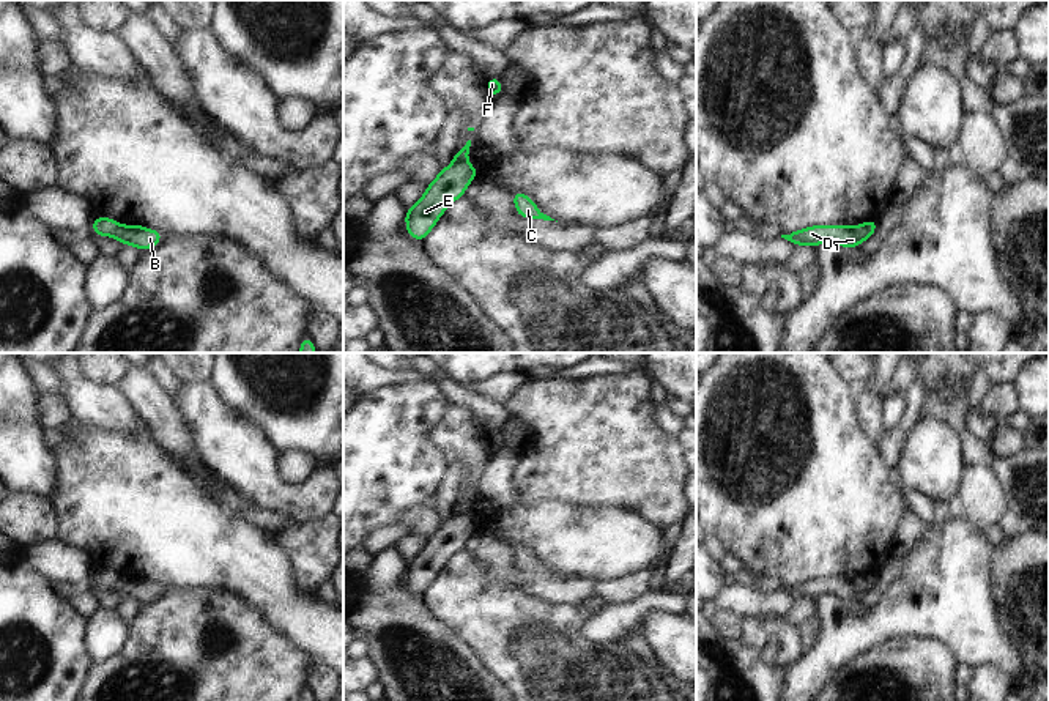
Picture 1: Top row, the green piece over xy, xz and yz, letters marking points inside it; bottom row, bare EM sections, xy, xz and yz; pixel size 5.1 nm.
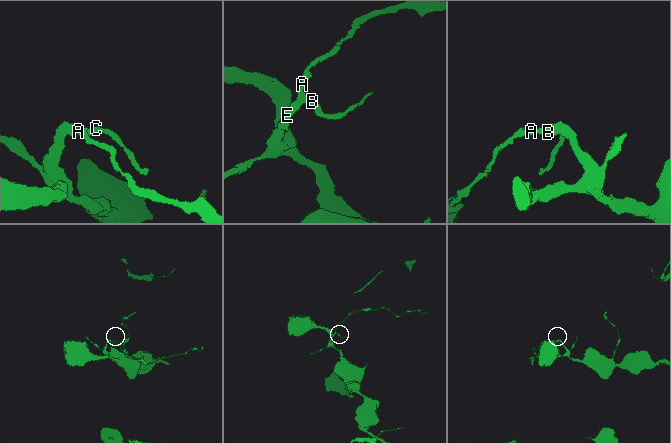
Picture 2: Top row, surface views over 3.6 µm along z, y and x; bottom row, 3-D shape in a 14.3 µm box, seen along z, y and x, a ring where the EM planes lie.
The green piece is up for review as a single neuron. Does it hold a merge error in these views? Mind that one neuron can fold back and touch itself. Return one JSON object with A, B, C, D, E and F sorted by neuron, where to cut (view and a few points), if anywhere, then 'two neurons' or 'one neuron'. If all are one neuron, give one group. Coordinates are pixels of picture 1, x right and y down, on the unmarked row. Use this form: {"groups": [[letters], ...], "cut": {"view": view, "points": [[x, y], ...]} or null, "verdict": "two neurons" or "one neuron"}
{"groups": [["A", "B", "C", "D", "F"], ["E"]], "cut": {"view": "xy", "points": [[118, 577], [112, 588]]}, "verdict": "two neurons"}

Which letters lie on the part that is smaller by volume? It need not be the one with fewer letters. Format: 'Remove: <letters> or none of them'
Remove: A, B, C, D, F

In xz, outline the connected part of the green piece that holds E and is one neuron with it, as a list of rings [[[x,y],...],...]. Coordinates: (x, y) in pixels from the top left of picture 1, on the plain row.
[[[452,515],[444,520],[425,547],[405,567],[406,584],[419,595],[432,584],[447,559],[465,550],[465,542],[476,531],[468,515]]]

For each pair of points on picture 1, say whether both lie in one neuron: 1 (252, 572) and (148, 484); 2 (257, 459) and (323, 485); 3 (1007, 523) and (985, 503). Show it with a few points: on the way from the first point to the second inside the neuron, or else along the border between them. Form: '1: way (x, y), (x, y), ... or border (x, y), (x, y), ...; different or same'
1: way (227, 555), (216, 552), (174, 509); same
2: way (268, 476), (282, 490), (306, 490); same
3: border (1007, 509), (997, 523); different

